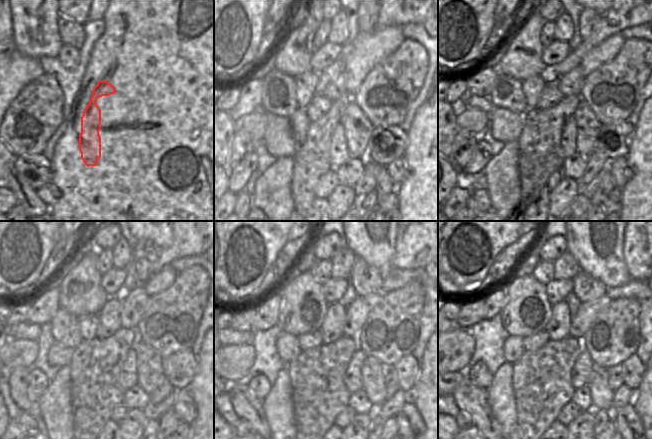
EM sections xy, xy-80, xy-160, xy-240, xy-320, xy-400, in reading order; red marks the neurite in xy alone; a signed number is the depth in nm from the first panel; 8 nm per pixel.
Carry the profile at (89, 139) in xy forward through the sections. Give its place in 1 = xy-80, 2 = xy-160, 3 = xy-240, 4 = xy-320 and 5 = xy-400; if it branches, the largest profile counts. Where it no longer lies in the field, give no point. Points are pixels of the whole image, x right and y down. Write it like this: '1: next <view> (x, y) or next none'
1: next xy-80 (319, 104)
2: next xy-160 (570, 84)
3: next xy-240 (109, 319)
4: next xy-320 (332, 327)
5: next xy-400 (557, 328)

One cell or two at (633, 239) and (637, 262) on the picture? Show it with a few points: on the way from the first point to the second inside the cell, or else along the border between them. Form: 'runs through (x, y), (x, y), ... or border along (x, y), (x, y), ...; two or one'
runs through (637, 245), (637, 256); one

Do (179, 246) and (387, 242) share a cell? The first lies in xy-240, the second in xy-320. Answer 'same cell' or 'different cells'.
different cells

